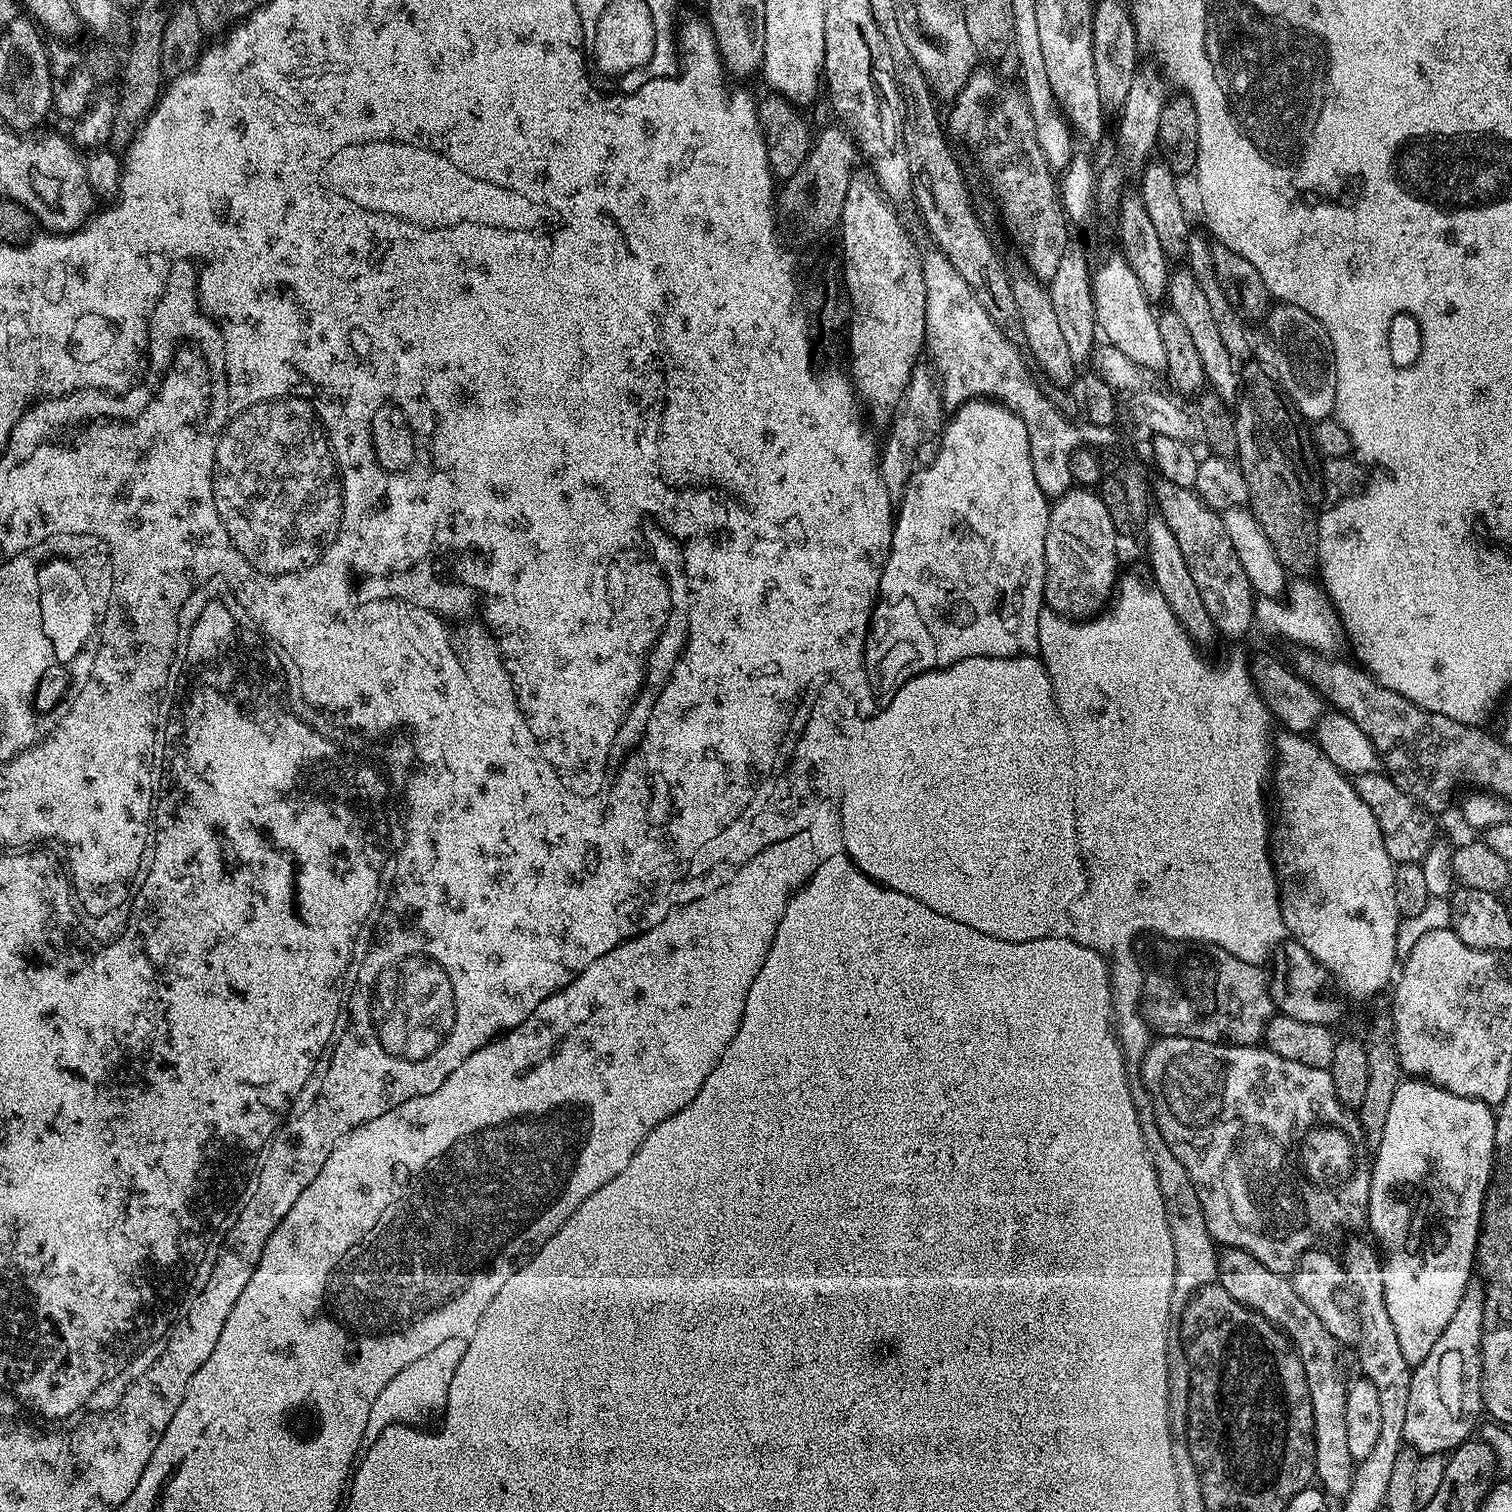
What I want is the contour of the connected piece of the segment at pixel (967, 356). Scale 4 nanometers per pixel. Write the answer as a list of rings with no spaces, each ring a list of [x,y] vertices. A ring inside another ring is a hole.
[[[938,250],[924,256],[924,277],[926,278],[926,334],[924,343],[927,355],[936,359],[934,371],[940,385],[940,397],[949,409],[955,410],[967,400],[987,398],[1009,408],[1020,416],[1026,426],[1030,442],[1030,462],[1042,486],[1042,494],[1059,498],[1067,494],[1074,481],[1070,474],[1070,454],[1075,448],[1087,445],[1087,423],[1070,422],[1042,394],[1036,378],[1024,360],[1006,342],[1002,330],[990,322],[990,314],[974,298],[974,290],[966,286],[962,274],[950,266],[950,262]]]

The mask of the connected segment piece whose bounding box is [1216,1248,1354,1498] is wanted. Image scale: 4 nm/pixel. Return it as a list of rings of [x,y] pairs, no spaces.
[[[1224,1248],[1216,1258],[1216,1280],[1242,1306],[1262,1314],[1287,1336],[1292,1348],[1302,1362],[1306,1382],[1310,1390],[1310,1402],[1314,1416],[1315,1479],[1329,1497],[1343,1498],[1352,1485],[1354,1461],[1346,1442],[1346,1394],[1348,1384],[1340,1369],[1341,1345],[1322,1326],[1318,1314],[1298,1298],[1291,1279],[1287,1275],[1266,1270],[1260,1262],[1244,1250]]]

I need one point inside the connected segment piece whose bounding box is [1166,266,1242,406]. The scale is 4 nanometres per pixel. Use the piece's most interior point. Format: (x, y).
(1185, 298)

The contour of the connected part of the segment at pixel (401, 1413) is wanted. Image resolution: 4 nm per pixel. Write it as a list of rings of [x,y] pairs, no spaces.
[[[450,1338],[430,1350],[418,1362],[410,1362],[406,1370],[401,1370],[386,1382],[386,1390],[378,1394],[374,1406],[370,1406],[370,1418],[366,1422],[364,1444],[375,1442],[378,1434],[386,1430],[391,1424],[405,1424],[411,1428],[427,1429],[429,1426],[439,1425],[448,1401],[450,1378],[454,1378],[454,1370],[458,1370],[458,1362],[462,1362],[462,1354],[466,1354],[468,1345],[465,1338]]]

